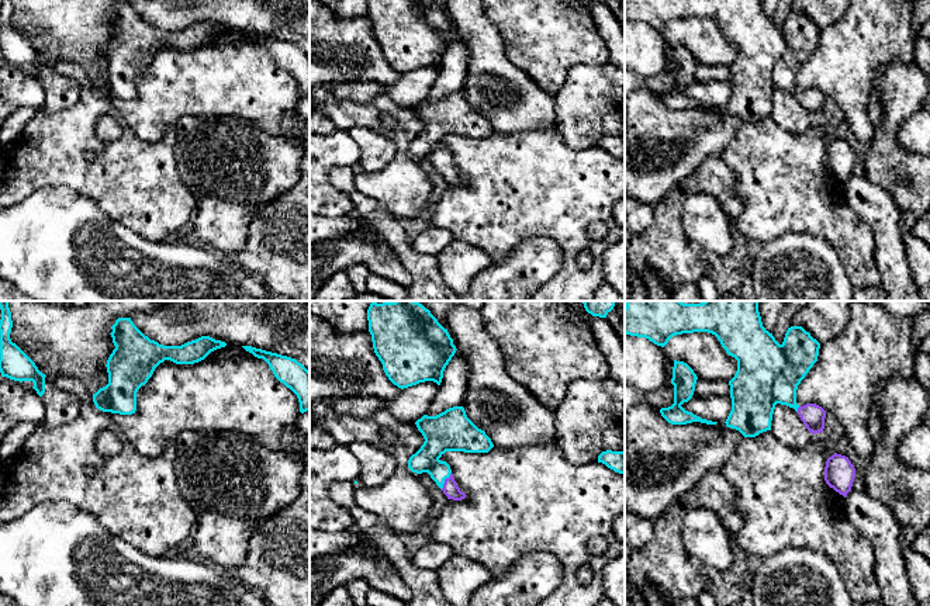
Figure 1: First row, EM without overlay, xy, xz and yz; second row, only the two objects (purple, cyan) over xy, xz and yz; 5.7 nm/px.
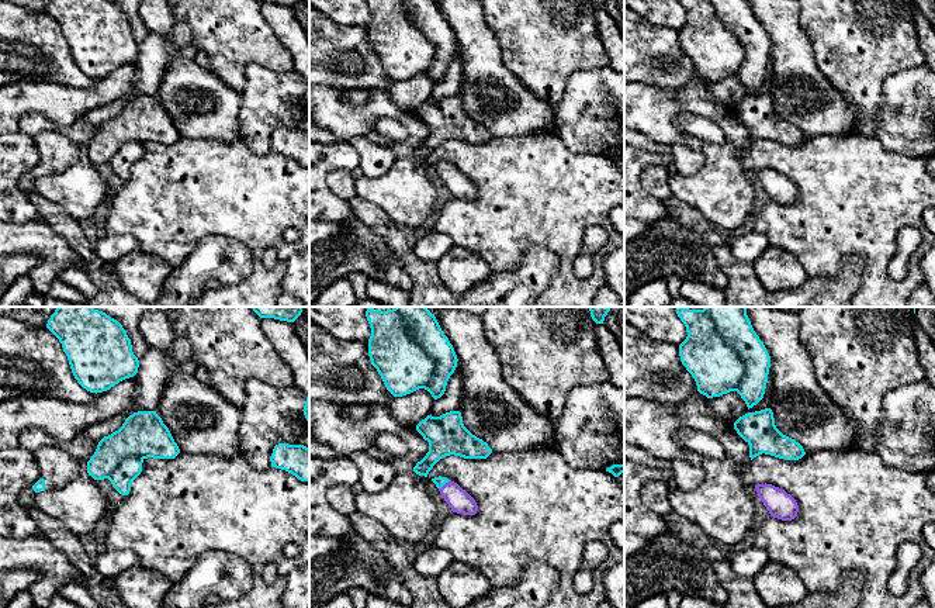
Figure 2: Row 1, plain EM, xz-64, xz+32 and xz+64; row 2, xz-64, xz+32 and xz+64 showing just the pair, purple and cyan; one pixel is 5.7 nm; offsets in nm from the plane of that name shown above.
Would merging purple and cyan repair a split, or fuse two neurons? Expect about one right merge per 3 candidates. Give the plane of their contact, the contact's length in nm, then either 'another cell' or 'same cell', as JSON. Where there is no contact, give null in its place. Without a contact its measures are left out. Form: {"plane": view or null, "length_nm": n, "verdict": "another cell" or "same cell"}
{"plane": "xz", "length_nm": 110, "verdict": "same cell"}

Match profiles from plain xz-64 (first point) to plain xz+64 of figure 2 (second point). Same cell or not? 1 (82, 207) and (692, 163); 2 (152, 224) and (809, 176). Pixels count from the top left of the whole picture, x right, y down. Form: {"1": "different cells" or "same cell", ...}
{"1": "different cells", "2": "same cell"}

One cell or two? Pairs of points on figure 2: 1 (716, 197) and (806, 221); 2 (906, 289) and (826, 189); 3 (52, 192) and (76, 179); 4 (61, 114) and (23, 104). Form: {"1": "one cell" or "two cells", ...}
{"1": "two cells", "2": "one cell", "3": "one cell", "4": "one cell"}

